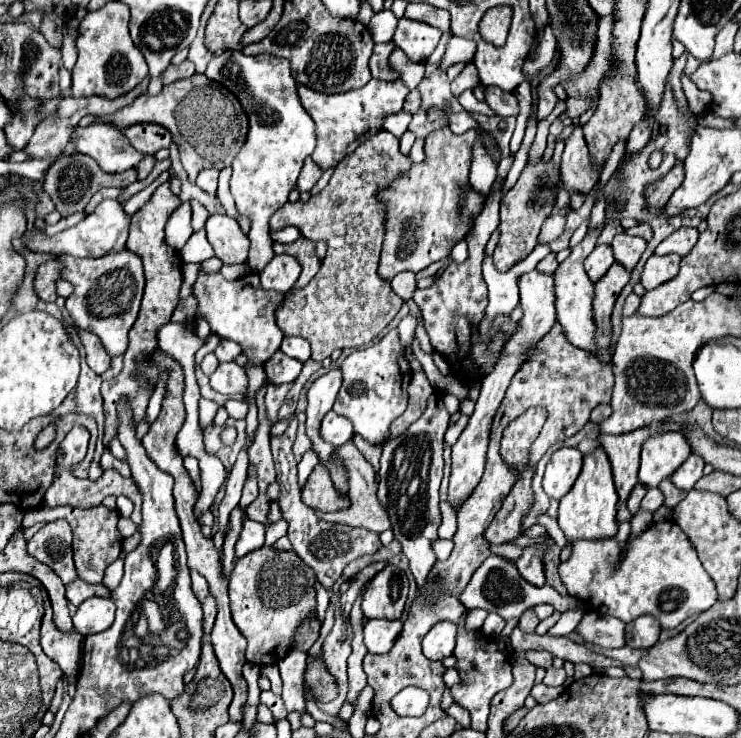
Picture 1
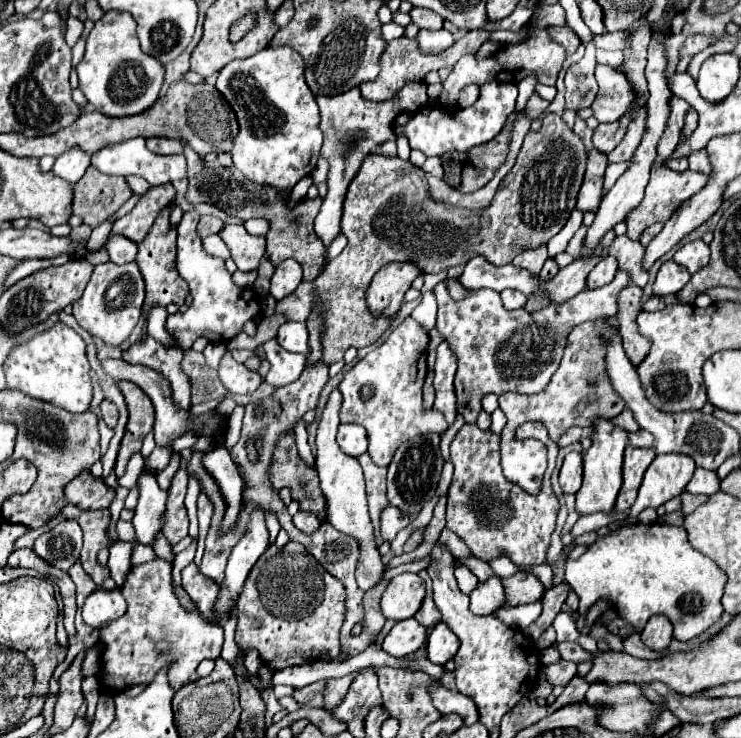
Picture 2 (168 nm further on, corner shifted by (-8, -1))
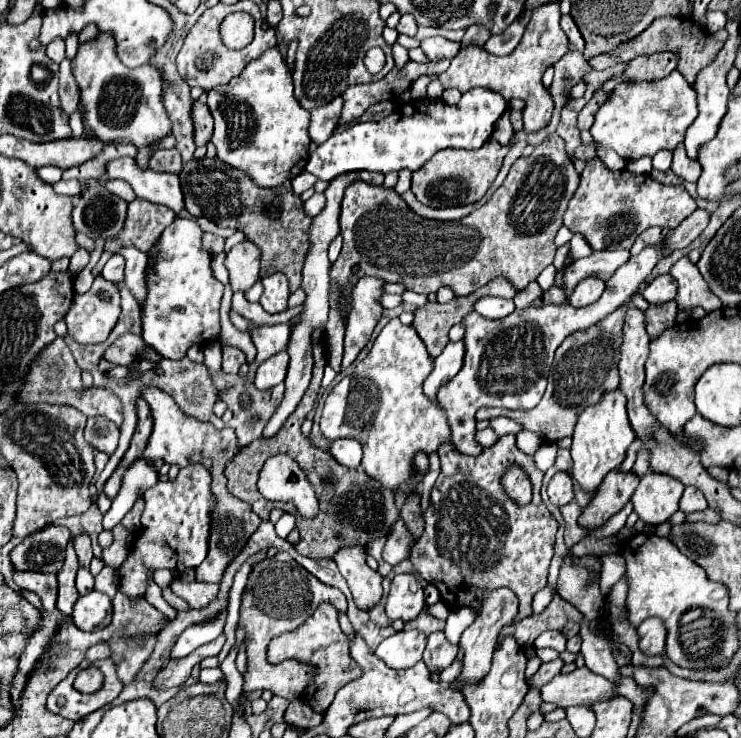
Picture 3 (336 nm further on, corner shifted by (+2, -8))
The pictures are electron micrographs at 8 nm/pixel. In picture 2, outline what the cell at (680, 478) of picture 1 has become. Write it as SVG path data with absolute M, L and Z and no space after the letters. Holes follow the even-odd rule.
M697 468L685 490L691 494L707 494L707 496L715 494L715 492L719 492L719 478L711 470Z

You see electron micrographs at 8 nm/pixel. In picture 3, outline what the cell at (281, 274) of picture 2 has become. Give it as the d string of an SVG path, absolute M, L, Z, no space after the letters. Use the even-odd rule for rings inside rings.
M275 273L271 277L265 277L263 281L263 295L261 295L261 307L267 313L281 313L287 309L289 299L289 285L285 281L285 275Z

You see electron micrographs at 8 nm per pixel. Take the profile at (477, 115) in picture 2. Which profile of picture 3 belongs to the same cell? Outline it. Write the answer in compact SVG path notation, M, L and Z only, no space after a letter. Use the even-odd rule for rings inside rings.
M471 89L457 105L429 99L411 101L381 121L357 123L349 129L333 133L325 143L311 151L305 171L325 181L351 171L371 171L383 175L401 169L417 171L439 149L479 149L491 137L493 127L505 109L507 101L489 89ZM475 119L481 119L481 123Z

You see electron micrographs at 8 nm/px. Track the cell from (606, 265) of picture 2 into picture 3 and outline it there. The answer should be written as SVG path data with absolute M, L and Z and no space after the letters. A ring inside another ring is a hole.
M589 277L589 279L583 279L577 283L575 291L571 293L569 297L569 303L573 307L585 307L585 305L591 305L593 301L597 301L597 297L601 297L605 289L605 283L597 277Z

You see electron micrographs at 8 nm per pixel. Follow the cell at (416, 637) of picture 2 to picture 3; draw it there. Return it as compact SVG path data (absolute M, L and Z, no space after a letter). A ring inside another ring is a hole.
M399 631L387 637L377 649L375 655L383 659L391 669L409 669L421 661L427 635L421 631Z

